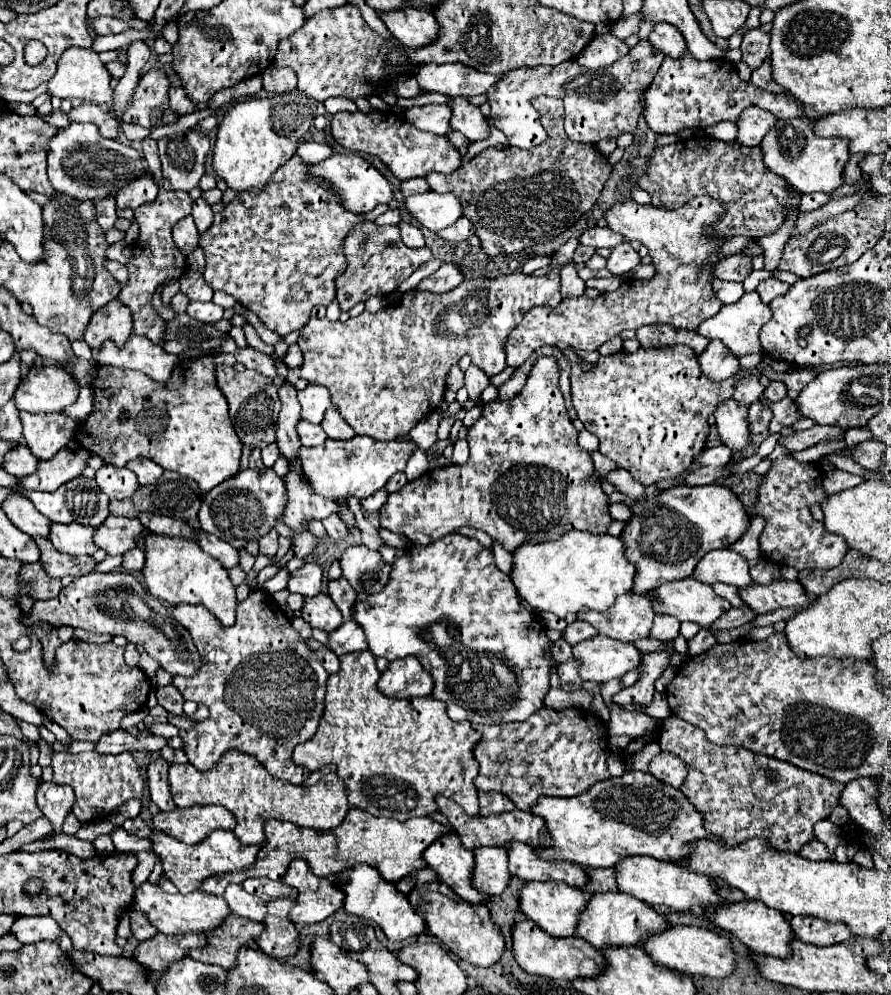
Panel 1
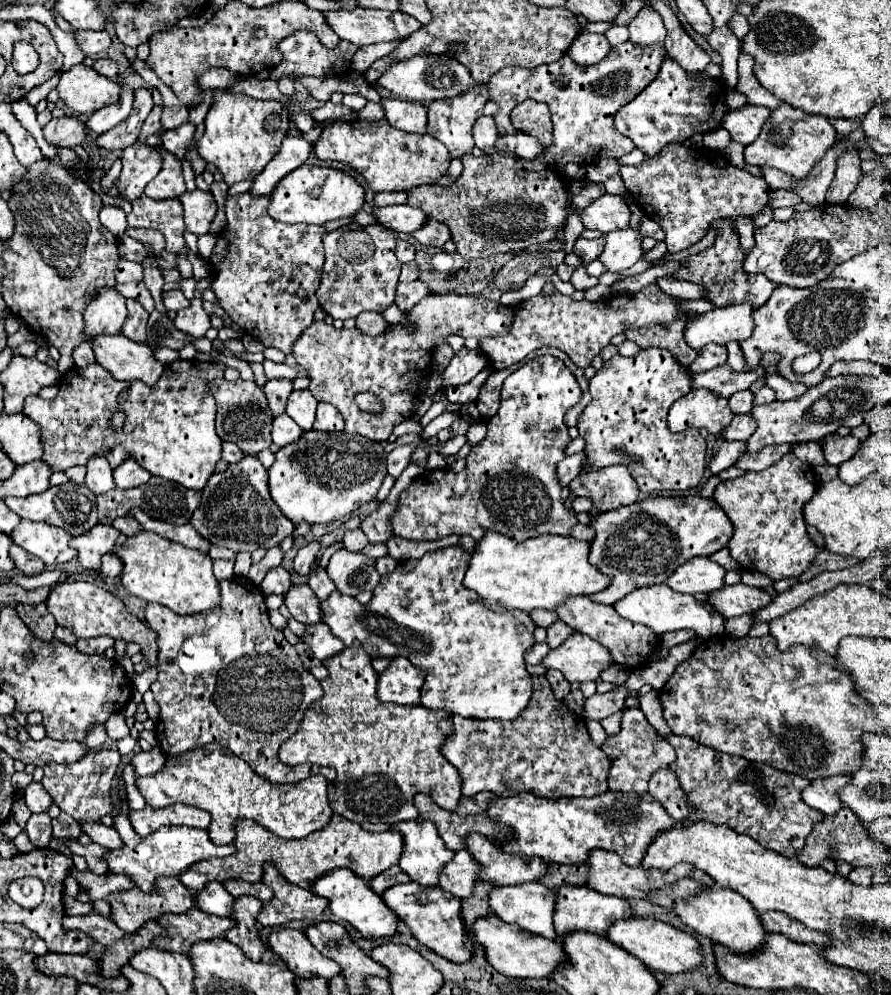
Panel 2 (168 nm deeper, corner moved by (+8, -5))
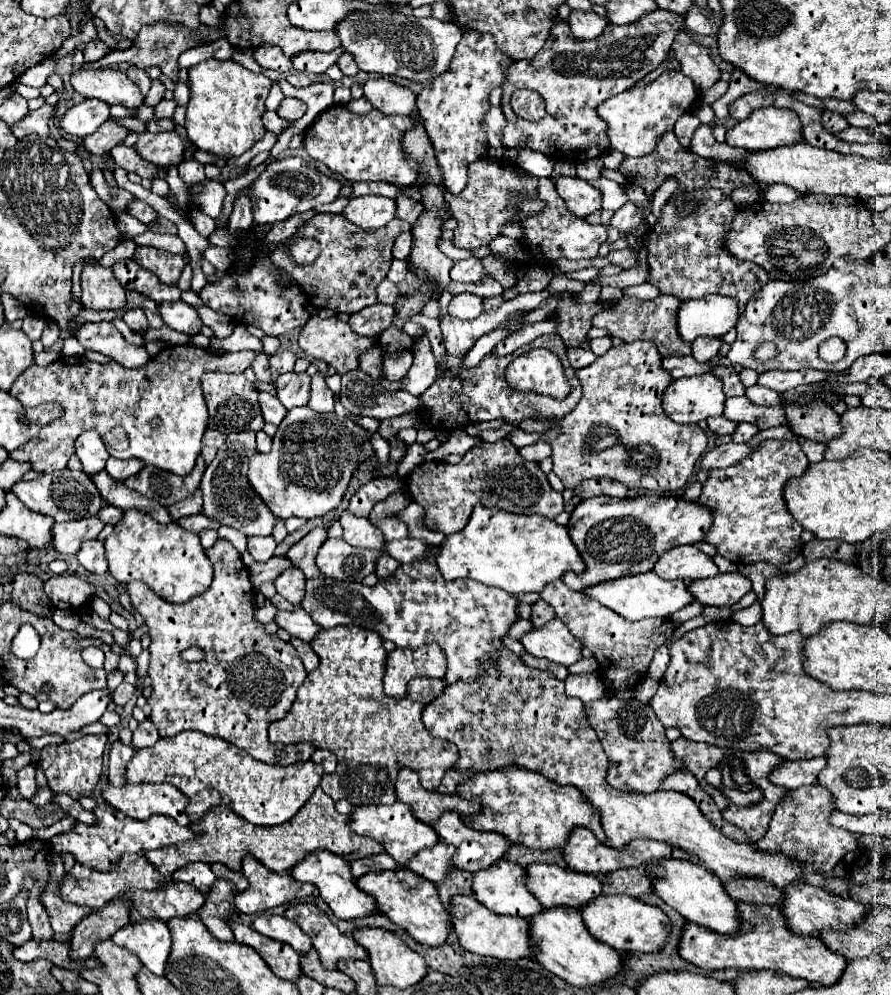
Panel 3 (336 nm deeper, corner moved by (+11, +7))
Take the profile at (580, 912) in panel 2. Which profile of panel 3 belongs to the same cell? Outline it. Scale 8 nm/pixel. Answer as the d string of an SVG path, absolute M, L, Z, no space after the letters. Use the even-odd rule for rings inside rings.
M533 863L527 867L529 889L545 909L573 907L583 909L603 893L603 885L593 875L579 875L559 865Z

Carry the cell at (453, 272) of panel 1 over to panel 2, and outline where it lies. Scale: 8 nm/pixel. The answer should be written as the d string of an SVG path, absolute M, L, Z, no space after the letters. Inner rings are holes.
M412 281L412 283L400 283L398 291L396 291L396 307L400 311L410 311L410 307L418 305L420 299L424 299L428 295L428 287L424 281Z

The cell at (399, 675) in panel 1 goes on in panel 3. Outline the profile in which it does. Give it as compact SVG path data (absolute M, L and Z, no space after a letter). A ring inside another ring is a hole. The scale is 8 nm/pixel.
M423 645L419 649L393 649L387 655L383 689L393 699L407 697L409 681L417 677L443 677L445 659L439 647Z

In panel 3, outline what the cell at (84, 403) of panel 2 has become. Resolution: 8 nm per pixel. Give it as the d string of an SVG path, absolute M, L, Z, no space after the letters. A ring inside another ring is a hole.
M173 345L159 351L151 363L139 367L139 369L123 369L117 363L93 363L85 357L65 357L61 355L55 363L49 367L29 367L11 387L11 395L23 403L25 407L35 407L39 403L57 403L63 409L63 415L57 421L51 421L45 425L35 439L25 443L19 451L9 453L15 461L29 461L35 471L55 471L63 469L69 457L75 453L75 439L83 431L97 431L109 451L115 459L131 459L137 457L145 465L155 465L159 469L167 469L177 475L189 475L195 467L197 457L201 455L201 439L209 427L207 419L207 405L201 391L201 375L207 371L233 371L240 374L251 365L251 359L255 357L253 351L239 351L239 353L223 353L223 355L211 355L209 351L195 347L195 345Z

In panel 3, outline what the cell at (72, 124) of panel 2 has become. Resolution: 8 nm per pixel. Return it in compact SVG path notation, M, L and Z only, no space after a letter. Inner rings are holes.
M43 105L37 111L29 111L27 117L17 123L15 127L11 127L11 131L17 135L17 139L29 137L29 135L39 135L39 137L51 137L49 131L49 123L51 121L59 121L59 117L55 117L55 107L51 105Z

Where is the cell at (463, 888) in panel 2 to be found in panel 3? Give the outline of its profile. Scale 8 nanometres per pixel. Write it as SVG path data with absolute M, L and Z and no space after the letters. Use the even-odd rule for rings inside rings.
M437 843L431 849L419 851L415 859L411 859L409 869L423 875L425 879L433 881L435 885L443 883L451 875L451 859L455 855L455 847L447 843Z

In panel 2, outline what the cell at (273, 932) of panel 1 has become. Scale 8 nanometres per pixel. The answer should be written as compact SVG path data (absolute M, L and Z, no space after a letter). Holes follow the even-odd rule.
M238 897L234 899L234 927L230 931L226 931L224 939L228 939L230 943L238 945L242 949L242 953L246 953L246 957L250 957L252 961L260 961L266 947L258 937L258 923L256 923L256 915L262 909L262 901L254 899L254 897Z

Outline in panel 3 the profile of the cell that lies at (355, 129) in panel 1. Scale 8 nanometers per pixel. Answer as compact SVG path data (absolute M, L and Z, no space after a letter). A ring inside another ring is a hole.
M331 105L305 131L303 145L305 145L311 159L325 163L331 171L341 173L349 181L387 181L397 187L405 187L405 185L413 185L419 175L419 163L409 159L409 155L405 153L405 147L403 147L405 133L409 129L413 129L415 125L417 123L413 117L383 115L381 111L375 111L375 109L369 115L353 115L343 105Z

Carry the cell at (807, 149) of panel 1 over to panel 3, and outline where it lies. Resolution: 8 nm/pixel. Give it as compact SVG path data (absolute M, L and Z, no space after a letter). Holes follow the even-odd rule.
M765 107L751 119L737 123L727 131L727 143L749 151L767 151L783 145L795 145L803 137L803 123L793 109Z

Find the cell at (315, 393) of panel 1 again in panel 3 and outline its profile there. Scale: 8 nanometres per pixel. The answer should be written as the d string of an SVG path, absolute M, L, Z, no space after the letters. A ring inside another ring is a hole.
M291 371L291 373L275 379L277 397L279 397L279 401L283 403L285 409L307 405L309 385L311 385L311 379L309 379L307 373L293 373Z

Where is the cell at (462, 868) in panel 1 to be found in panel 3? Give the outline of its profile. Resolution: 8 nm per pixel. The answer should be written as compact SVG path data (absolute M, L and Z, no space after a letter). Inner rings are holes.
M397 801L393 805L367 805L367 807L355 807L351 815L351 829L359 835L367 835L383 843L385 851L399 863L407 865L421 849L435 847L439 843L439 835L435 833L433 827L427 827L423 821L419 821L413 813L411 807Z

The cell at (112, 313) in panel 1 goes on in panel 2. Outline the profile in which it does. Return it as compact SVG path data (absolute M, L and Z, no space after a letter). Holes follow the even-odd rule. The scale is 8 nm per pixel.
M102 287L98 295L86 305L86 335L116 335L122 331L126 319L126 299L116 291L116 287Z

